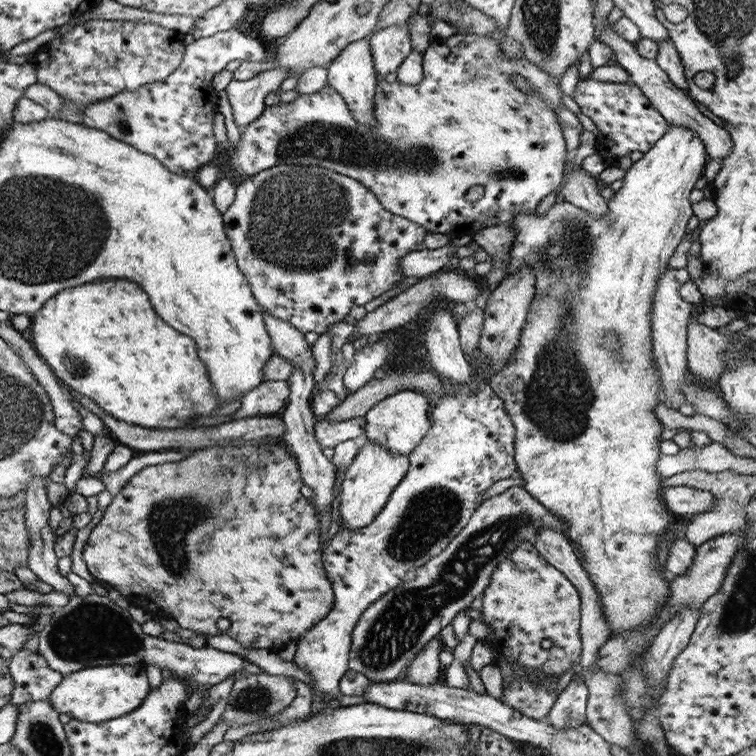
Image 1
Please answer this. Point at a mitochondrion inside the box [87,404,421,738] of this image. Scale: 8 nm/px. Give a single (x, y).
(176, 521)

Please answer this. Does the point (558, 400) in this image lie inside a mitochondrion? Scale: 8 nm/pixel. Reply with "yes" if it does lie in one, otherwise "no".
yes

